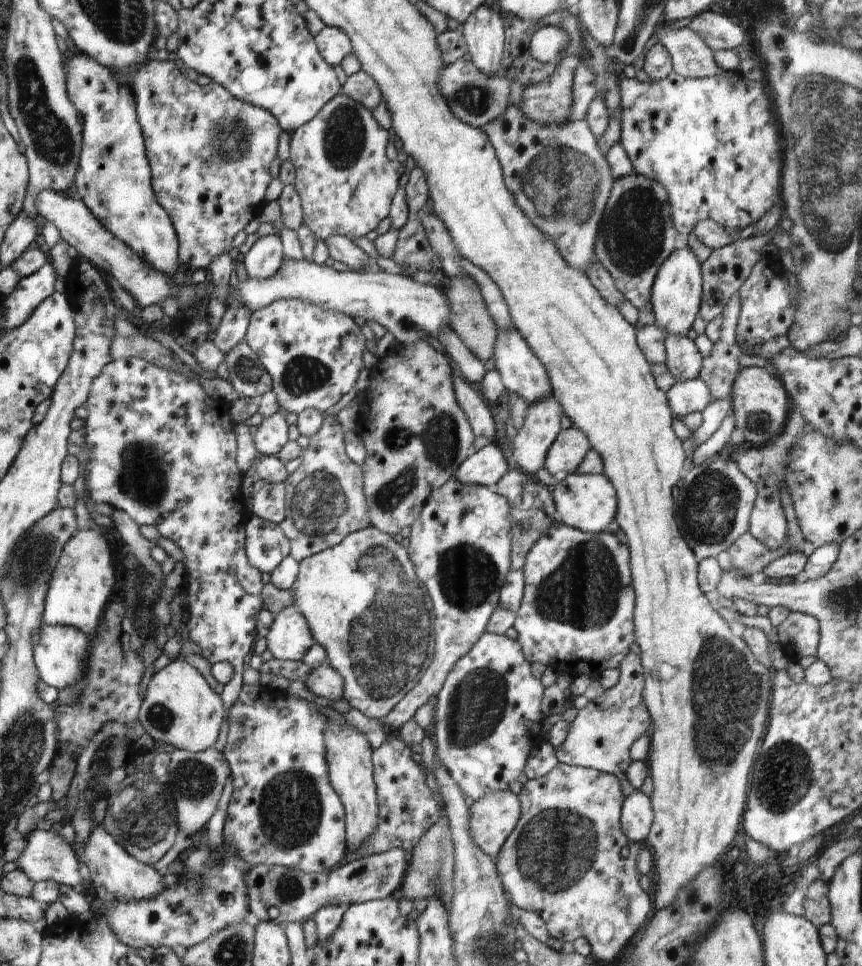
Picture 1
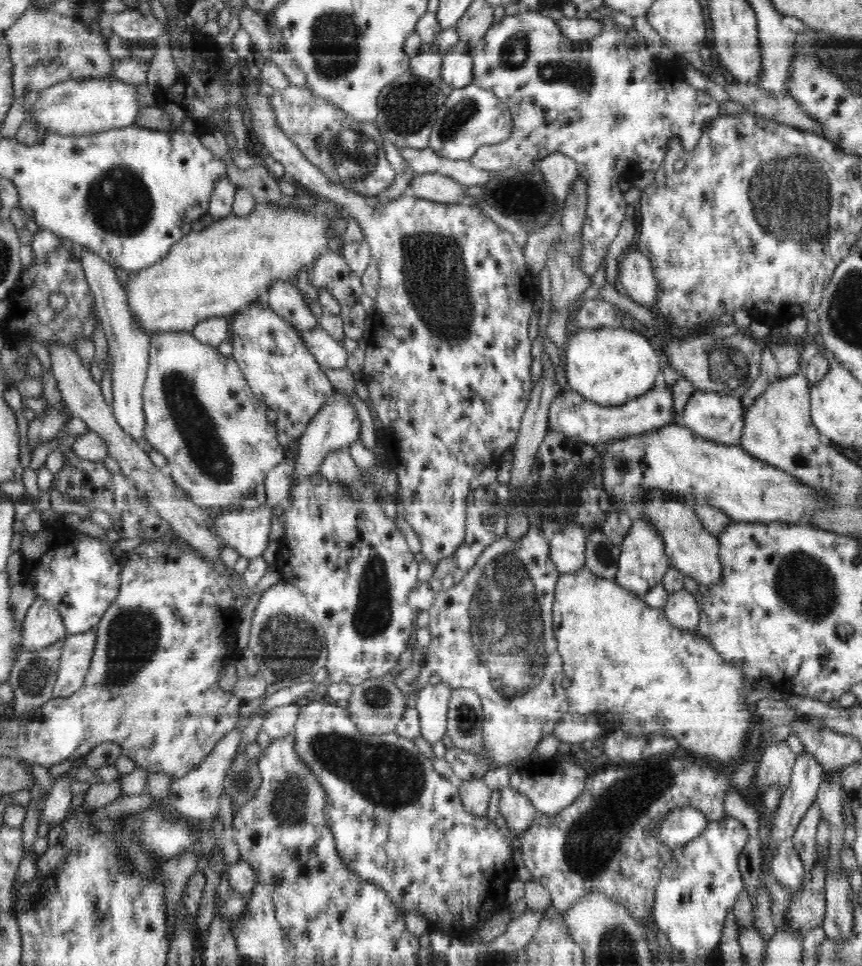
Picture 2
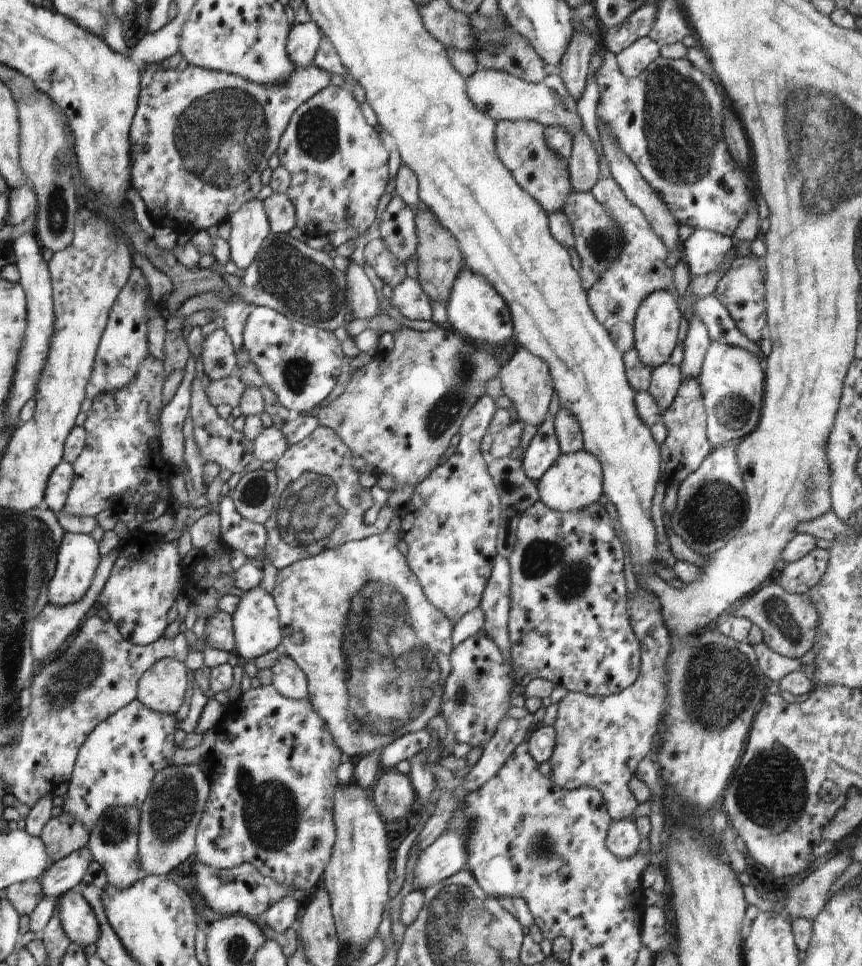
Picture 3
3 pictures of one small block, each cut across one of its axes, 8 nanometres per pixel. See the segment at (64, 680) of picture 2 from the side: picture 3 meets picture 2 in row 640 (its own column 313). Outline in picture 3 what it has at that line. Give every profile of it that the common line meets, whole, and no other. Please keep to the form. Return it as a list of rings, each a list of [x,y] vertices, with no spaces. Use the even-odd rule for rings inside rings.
[[[155,63],[146,69],[146,76],[142,78],[142,104],[138,104],[138,116],[133,117],[134,132],[130,132],[129,140],[134,140],[134,182],[132,188],[140,195],[144,201],[148,216],[155,228],[167,227],[177,234],[186,231],[198,231],[208,229],[213,225],[219,225],[223,221],[228,221],[234,212],[238,211],[246,202],[256,199],[258,193],[263,188],[261,175],[268,168],[269,158],[277,152],[279,139],[285,132],[292,114],[298,106],[301,106],[321,92],[326,86],[331,85],[331,75],[313,63],[308,67],[295,67],[290,76],[282,83],[257,84],[249,82],[240,76],[235,76],[226,72],[207,70],[193,65],[182,71],[164,70],[160,64]]]

